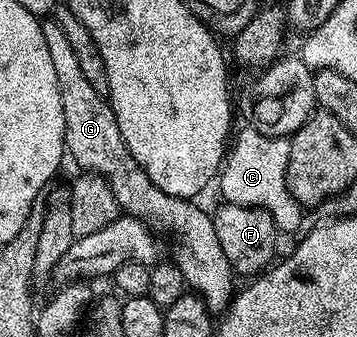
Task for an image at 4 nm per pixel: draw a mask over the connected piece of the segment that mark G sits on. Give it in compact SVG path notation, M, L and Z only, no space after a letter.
M48 17L41 22L40 28L42 37L46 37L54 73L58 76L58 89L62 93L64 145L70 159L85 172L102 176L106 185L110 185L114 201L118 201L123 214L143 219L157 232L169 231L176 238L174 262L182 273L187 290L195 293L209 312L227 311L234 294L234 272L230 261L226 261L226 253L222 253L222 245L218 245L218 233L214 233L211 214L207 210L204 212L196 201L162 193L162 189L152 184L142 165L138 165L130 149L126 149L126 141L122 141L114 109L105 92L94 89L78 66L74 49L70 49L70 41L66 41L66 33L62 33L62 25L58 25L55 18Z

